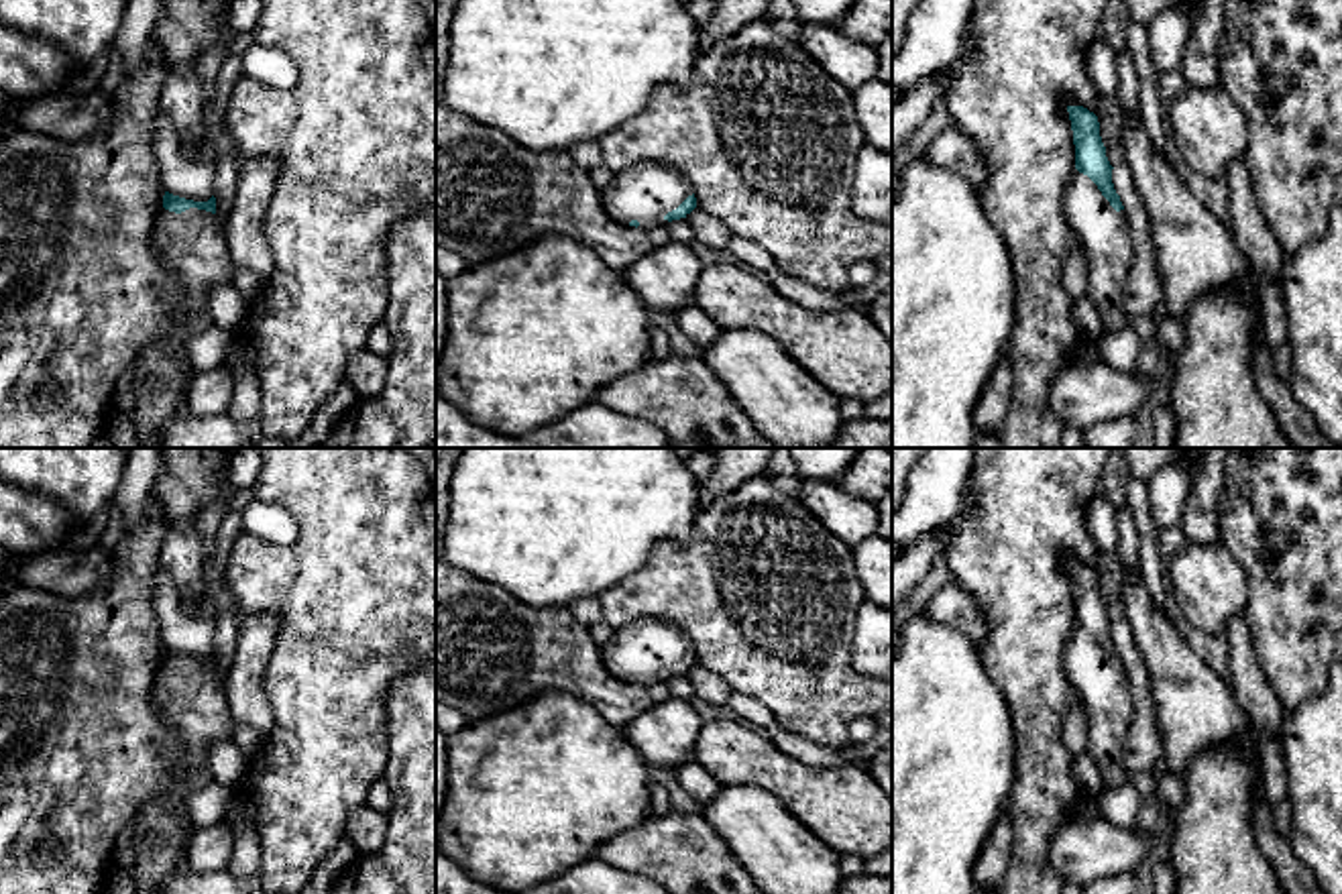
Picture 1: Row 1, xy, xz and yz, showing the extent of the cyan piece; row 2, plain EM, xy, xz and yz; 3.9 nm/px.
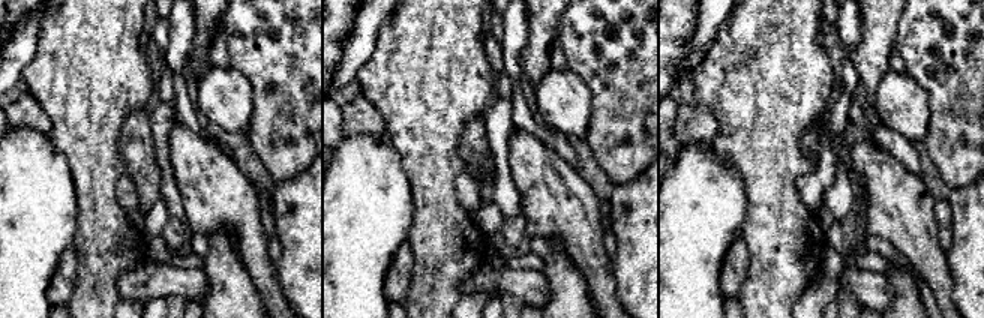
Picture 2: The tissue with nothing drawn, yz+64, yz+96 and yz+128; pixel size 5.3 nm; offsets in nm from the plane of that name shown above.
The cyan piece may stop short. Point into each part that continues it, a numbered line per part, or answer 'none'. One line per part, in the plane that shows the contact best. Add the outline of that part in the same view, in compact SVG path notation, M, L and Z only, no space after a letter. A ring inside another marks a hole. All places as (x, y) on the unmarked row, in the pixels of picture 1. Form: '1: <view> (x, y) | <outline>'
1: yz (1102, 689) | M1077 625L1063 662L1089 727L1087 756L1098 764L1104 788L1120 786L1128 780L1122 745L1134 719L1126 668L1116 668Z

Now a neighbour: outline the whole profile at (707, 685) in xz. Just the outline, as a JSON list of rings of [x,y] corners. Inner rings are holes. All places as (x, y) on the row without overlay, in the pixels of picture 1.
[[[694,664],[686,672],[688,682],[694,688],[694,694],[711,705],[727,705],[729,701],[729,684],[715,674],[713,670],[703,668],[701,664]]]

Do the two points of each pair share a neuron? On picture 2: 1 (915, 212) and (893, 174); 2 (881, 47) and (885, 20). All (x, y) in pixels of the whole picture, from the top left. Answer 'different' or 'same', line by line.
1: same
2: same

